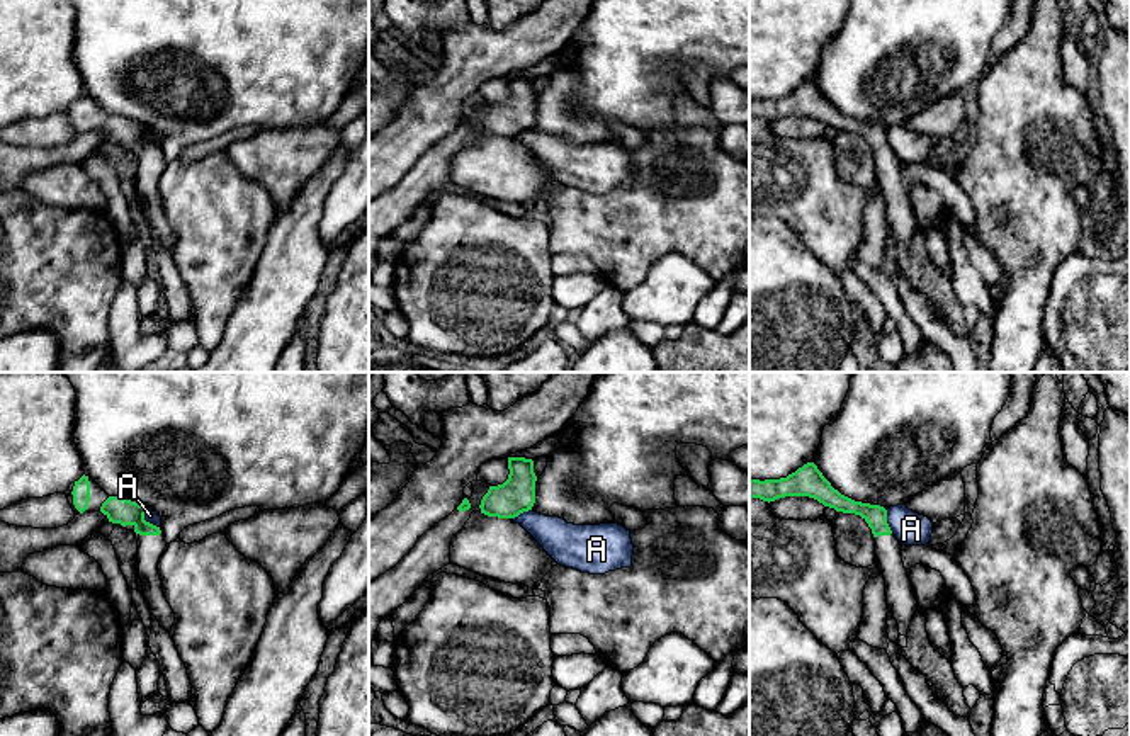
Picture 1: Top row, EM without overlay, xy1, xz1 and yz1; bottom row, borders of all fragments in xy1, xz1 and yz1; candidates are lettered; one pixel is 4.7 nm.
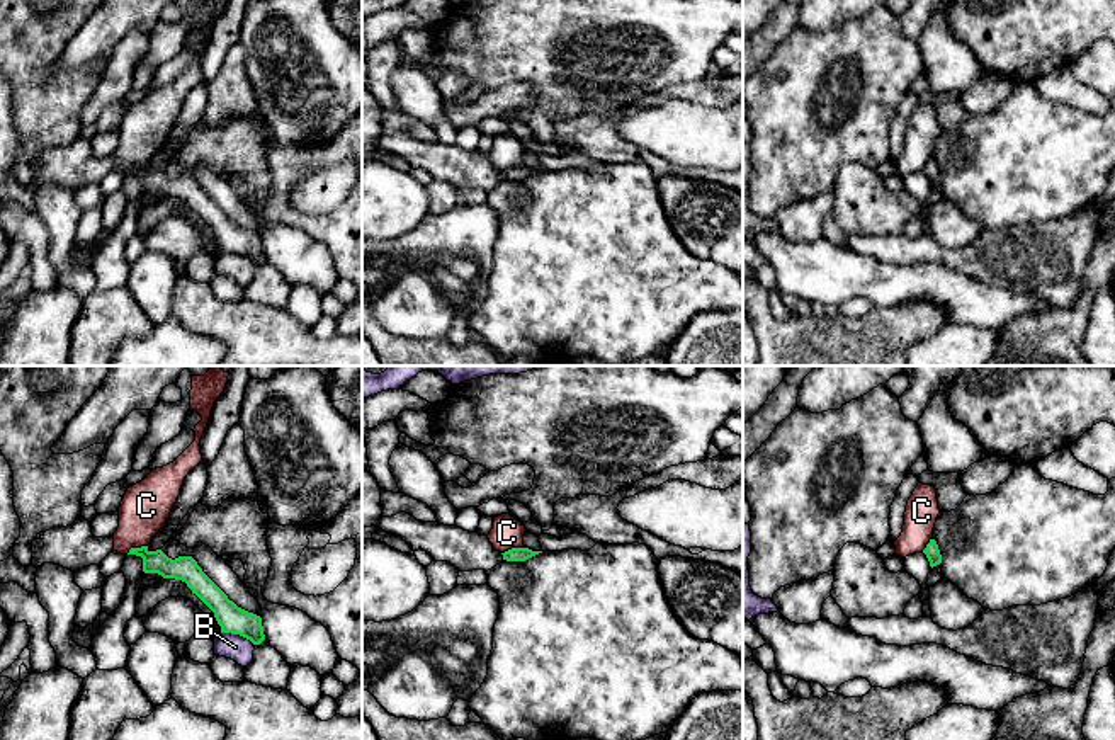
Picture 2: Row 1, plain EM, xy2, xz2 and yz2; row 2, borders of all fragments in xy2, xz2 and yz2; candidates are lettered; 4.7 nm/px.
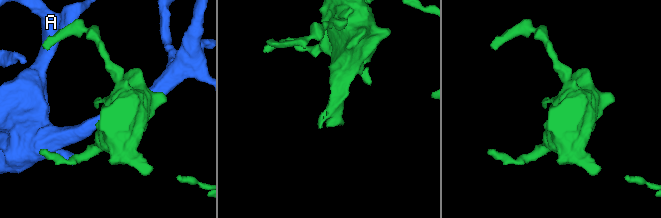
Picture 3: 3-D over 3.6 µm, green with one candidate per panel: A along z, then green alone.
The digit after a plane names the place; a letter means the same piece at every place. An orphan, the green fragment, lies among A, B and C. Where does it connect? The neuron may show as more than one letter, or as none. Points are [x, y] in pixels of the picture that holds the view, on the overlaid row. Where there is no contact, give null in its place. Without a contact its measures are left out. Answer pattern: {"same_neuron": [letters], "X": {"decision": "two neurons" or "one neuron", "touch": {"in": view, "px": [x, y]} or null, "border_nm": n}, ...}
{"same_neuron": [], "A": {"decision": "two neurons", "touch": {"in": "xy1", "px": [145, 520]}, "border_nm": 110}, "B": {"decision": "two neurons", "touch": {"in": "xy2", "px": [238, 633]}, "border_nm": 170}, "C": {"decision": "two neurons", "touch": {"in": "xy2", "px": [136, 548]}, "border_nm": 110}}

